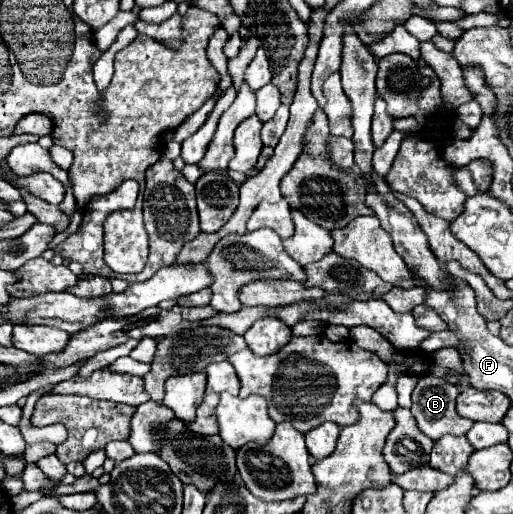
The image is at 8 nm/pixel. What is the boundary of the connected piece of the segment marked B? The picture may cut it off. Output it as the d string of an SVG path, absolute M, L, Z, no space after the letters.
M422 376L412 392L412 416L418 428L438 440L446 434L464 436L472 428L472 420L458 416L456 412L458 388L444 378Z

